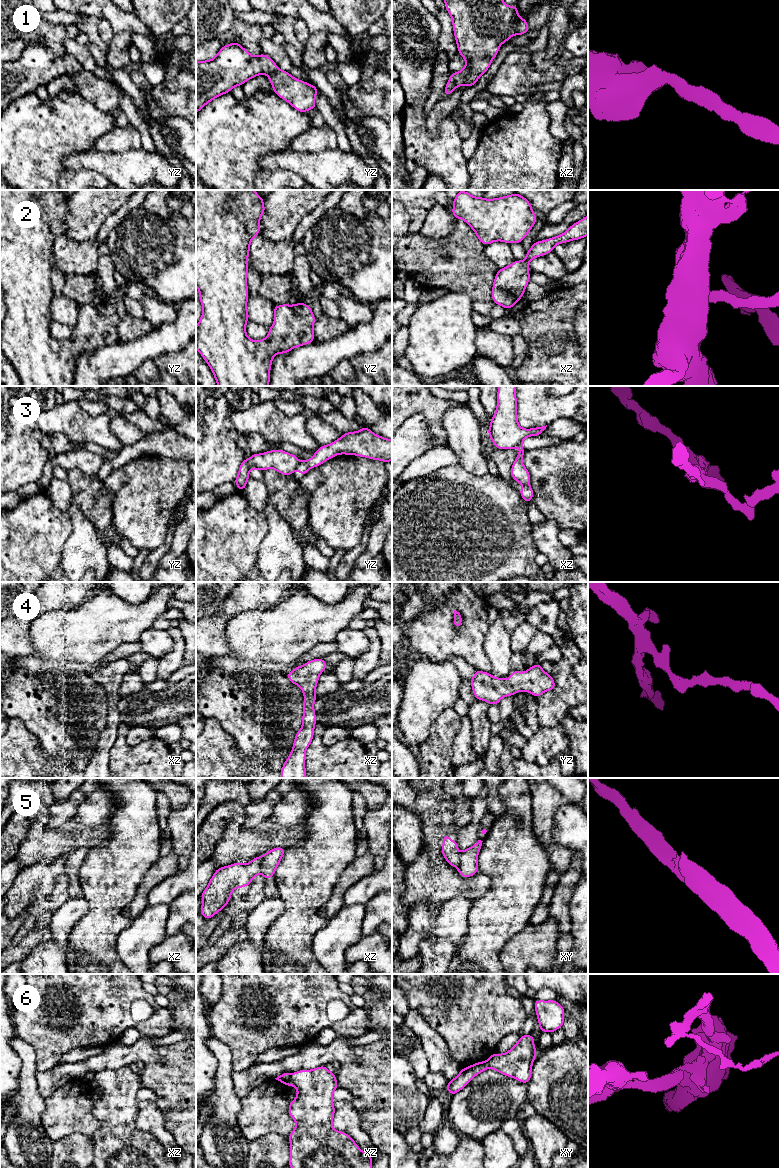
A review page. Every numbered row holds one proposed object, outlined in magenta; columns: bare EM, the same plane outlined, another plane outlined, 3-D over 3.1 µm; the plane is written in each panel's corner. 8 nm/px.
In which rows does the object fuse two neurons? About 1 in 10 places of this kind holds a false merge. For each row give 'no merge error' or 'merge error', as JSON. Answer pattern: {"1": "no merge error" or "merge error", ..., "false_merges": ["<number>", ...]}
{"1": "no merge error", "2": "no merge error", "3": "merge error", "4": "no merge error", "5": "merge error", "6": "merge error", "false_merges": ["3", "5", "6"]}

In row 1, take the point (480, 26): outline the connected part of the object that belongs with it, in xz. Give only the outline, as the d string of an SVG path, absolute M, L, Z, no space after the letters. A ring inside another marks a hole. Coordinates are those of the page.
M444 0L452 25L459 54L465 59L465 67L451 73L444 95L450 95L459 85L473 86L490 67L500 45L515 35L529 31L527 20L518 15L517 5L507 6L503 0Z

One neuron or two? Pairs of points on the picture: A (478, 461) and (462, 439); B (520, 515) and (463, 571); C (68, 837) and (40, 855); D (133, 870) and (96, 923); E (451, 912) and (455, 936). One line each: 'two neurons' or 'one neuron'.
A: one neuron
B: one neuron
C: one neuron
D: one neuron
E: one neuron

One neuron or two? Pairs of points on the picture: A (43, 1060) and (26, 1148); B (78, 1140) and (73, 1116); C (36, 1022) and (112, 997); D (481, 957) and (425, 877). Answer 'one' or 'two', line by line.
A: two
B: two
C: one
D: two

